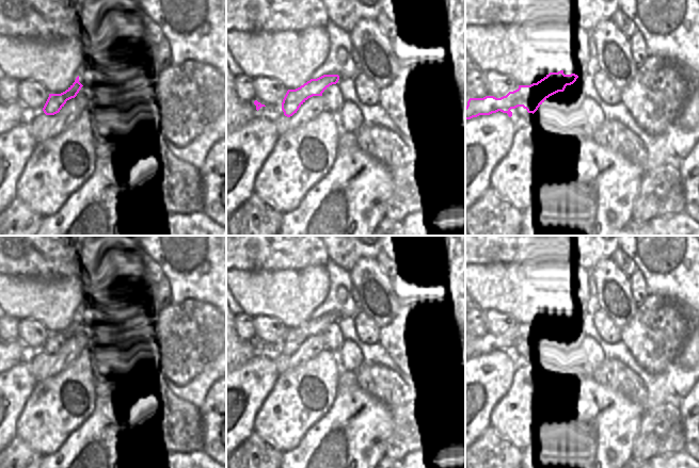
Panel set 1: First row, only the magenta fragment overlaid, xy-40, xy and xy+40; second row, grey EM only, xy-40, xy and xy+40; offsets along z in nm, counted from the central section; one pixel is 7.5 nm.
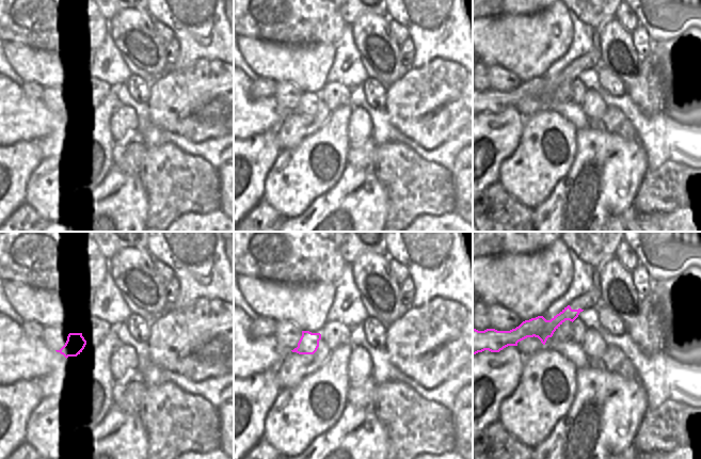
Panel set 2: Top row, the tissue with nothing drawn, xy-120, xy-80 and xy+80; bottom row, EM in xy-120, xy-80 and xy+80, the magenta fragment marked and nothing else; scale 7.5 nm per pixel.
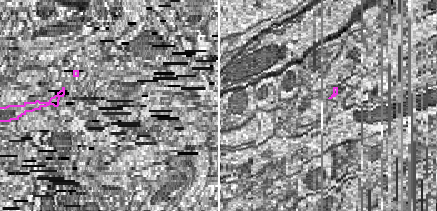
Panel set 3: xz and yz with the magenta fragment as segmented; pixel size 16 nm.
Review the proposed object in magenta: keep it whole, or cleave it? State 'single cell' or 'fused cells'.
fused cells

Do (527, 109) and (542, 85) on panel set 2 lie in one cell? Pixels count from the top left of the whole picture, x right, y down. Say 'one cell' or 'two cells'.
one cell

